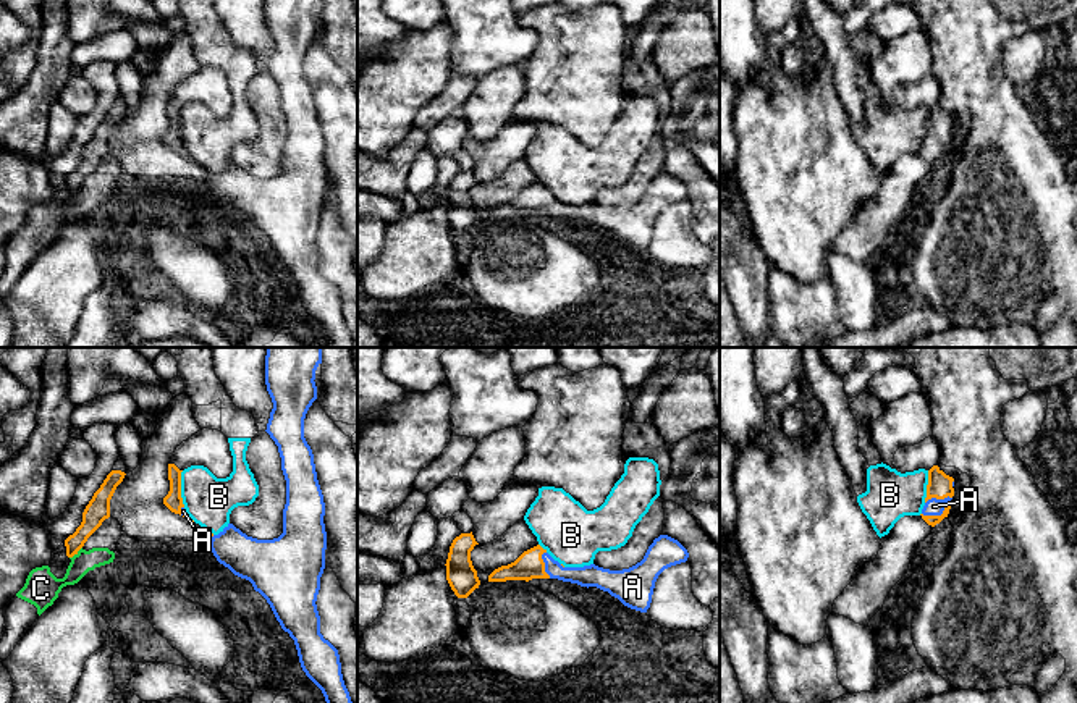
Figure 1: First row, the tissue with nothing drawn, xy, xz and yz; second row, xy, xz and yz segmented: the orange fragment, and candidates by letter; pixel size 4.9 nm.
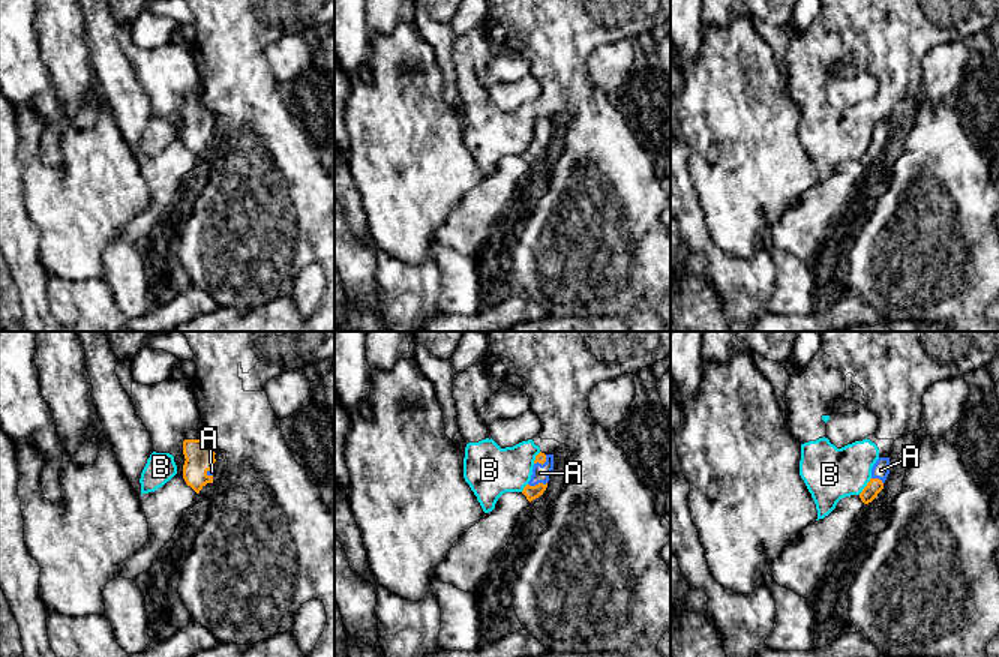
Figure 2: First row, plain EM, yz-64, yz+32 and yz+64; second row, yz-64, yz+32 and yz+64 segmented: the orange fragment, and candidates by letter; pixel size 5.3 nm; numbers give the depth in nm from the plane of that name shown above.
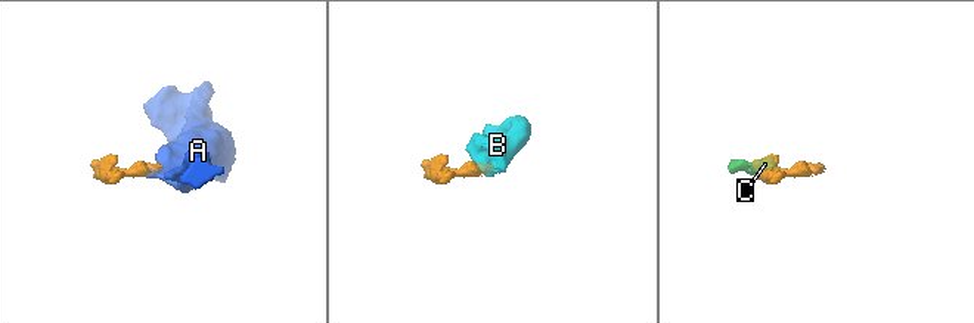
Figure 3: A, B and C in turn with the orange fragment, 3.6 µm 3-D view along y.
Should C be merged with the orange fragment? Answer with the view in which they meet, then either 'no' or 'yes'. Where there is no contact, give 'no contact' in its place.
contact in xy; no

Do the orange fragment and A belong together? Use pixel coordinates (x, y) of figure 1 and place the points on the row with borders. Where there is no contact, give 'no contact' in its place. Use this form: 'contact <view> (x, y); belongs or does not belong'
contact yz (937, 516); belongs

